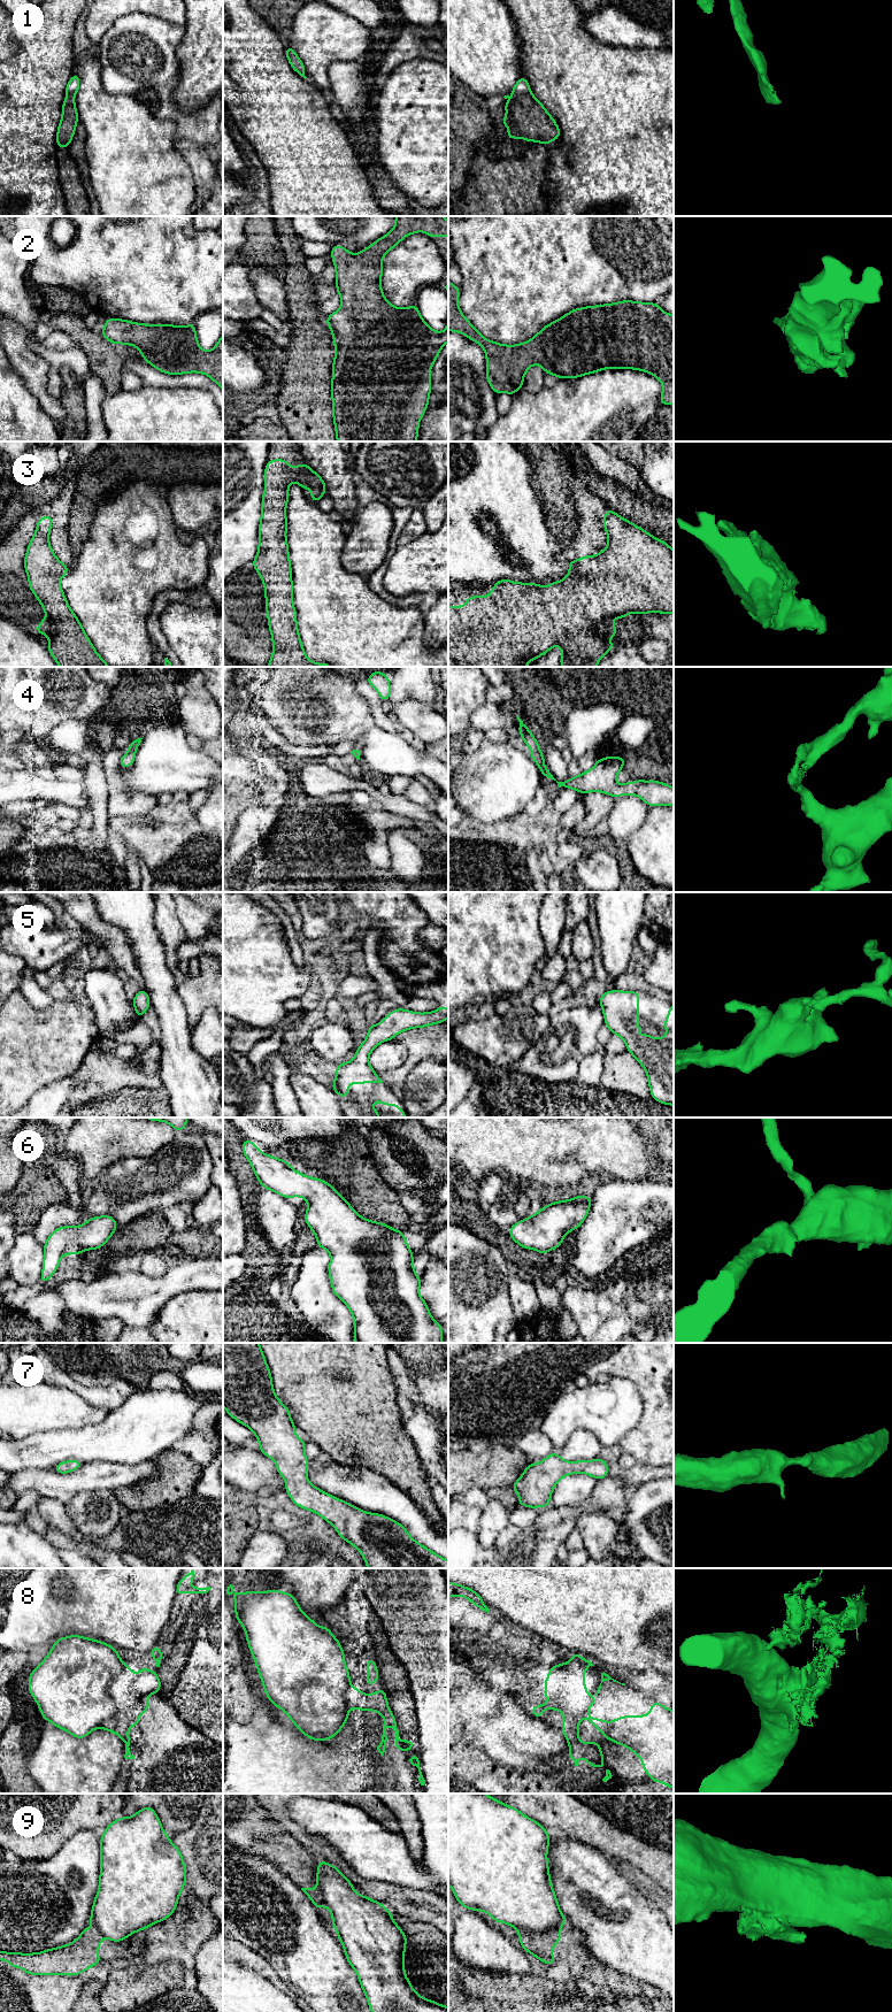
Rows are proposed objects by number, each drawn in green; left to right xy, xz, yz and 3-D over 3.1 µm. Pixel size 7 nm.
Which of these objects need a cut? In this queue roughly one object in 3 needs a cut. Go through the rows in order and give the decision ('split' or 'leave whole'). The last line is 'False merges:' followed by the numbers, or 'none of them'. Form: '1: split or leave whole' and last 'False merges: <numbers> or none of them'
1: leave whole
2: leave whole
3: leave whole
4: leave whole
5: leave whole
6: leave whole
7: leave whole
8: leave whole
9: split
False merges: 9

